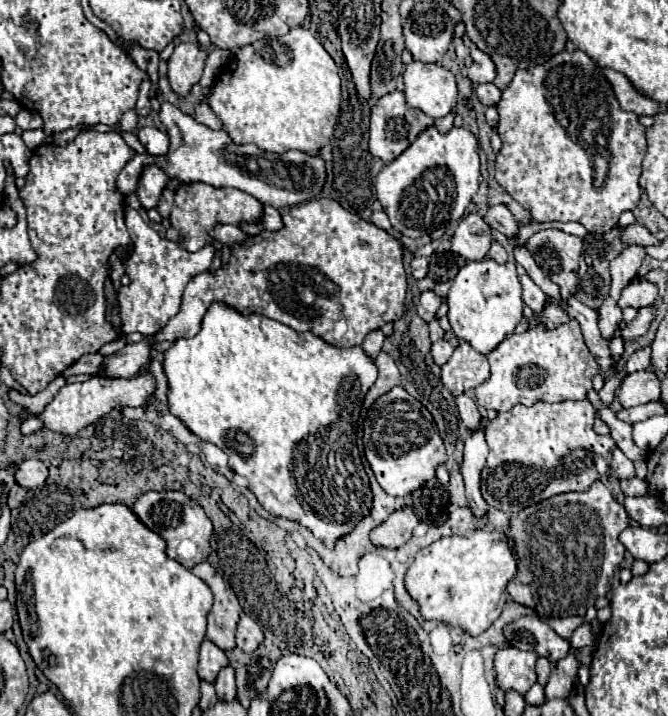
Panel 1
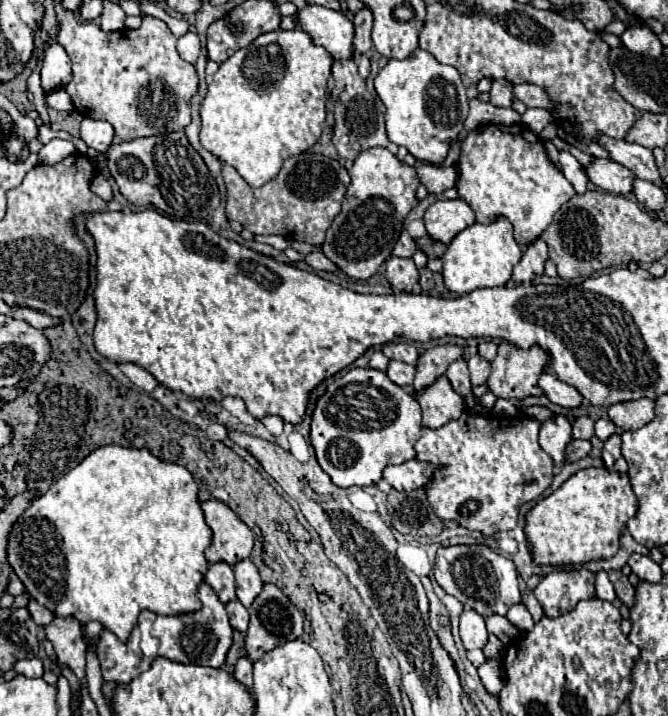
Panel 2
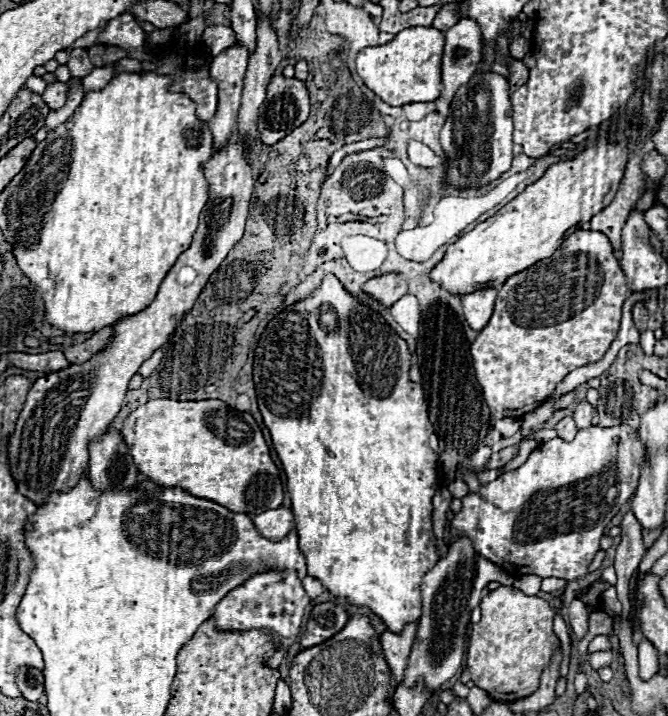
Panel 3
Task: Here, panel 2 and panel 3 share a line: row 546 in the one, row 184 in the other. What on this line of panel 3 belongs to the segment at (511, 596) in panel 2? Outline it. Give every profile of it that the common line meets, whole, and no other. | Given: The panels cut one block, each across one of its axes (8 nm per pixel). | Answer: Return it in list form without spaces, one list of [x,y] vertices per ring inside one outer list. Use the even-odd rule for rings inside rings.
[[[476,72],[470,84],[464,84],[458,90],[440,132],[440,144],[444,150],[442,184],[452,188],[480,188],[498,180],[506,170],[510,170],[514,158],[512,128],[508,80],[502,76]]]

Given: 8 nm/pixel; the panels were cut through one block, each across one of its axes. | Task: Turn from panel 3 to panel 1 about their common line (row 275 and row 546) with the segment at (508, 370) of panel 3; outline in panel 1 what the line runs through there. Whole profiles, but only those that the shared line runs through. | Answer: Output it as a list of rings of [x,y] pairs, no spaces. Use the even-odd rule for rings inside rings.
[[[598,480],[586,492],[566,492],[554,498],[548,498],[540,504],[528,506],[518,512],[516,518],[510,520],[510,538],[514,542],[514,550],[518,554],[518,578],[510,582],[508,594],[510,600],[526,604],[534,608],[540,616],[584,616],[588,606],[594,606],[594,600],[606,596],[610,590],[610,582],[614,570],[620,566],[624,558],[624,546],[620,544],[620,532],[630,524],[630,518],[622,504],[618,504],[610,490]]]

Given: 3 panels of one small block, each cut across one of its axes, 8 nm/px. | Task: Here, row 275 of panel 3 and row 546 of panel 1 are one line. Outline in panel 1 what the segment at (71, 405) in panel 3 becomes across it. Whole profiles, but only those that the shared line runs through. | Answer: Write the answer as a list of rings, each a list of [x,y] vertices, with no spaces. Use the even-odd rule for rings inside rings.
[[[146,492],[136,500],[132,510],[150,530],[154,530],[166,540],[166,554],[178,560],[184,568],[194,568],[196,564],[206,562],[206,558],[210,556],[210,538],[214,526],[202,506],[188,498],[184,492]]]

